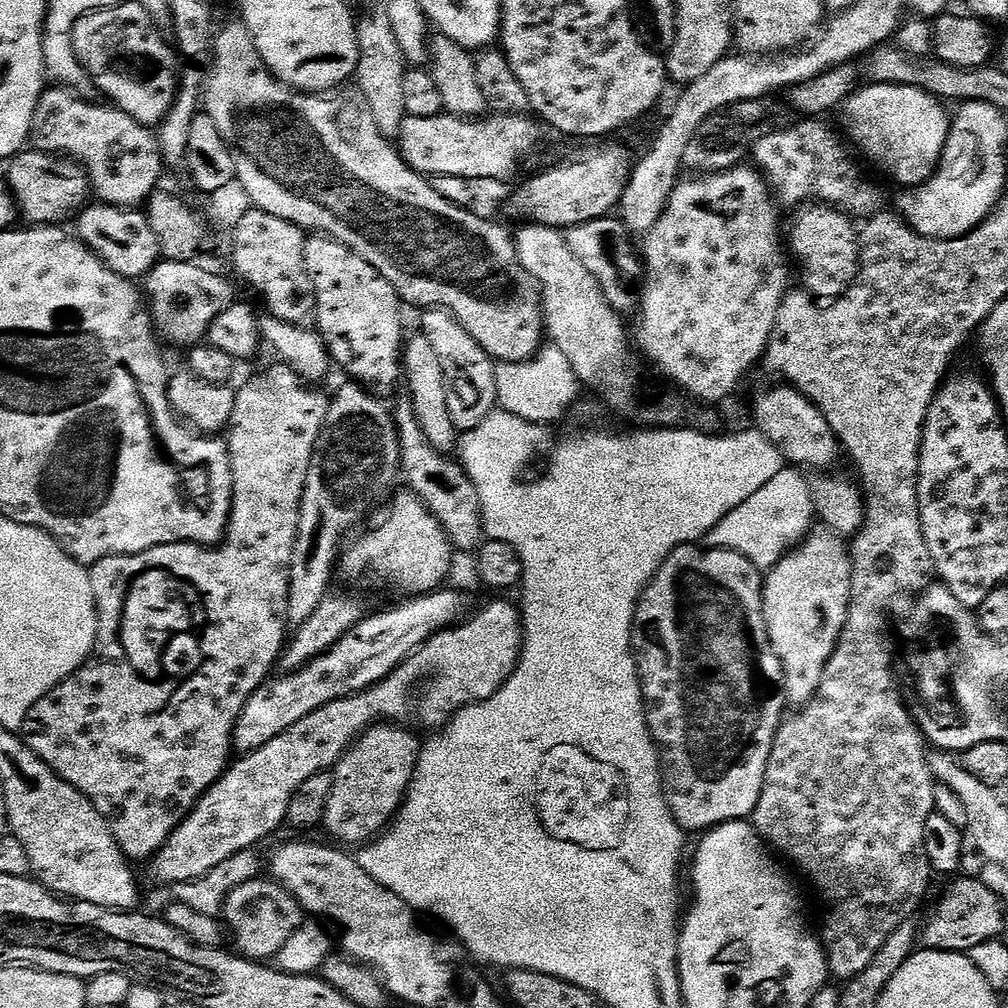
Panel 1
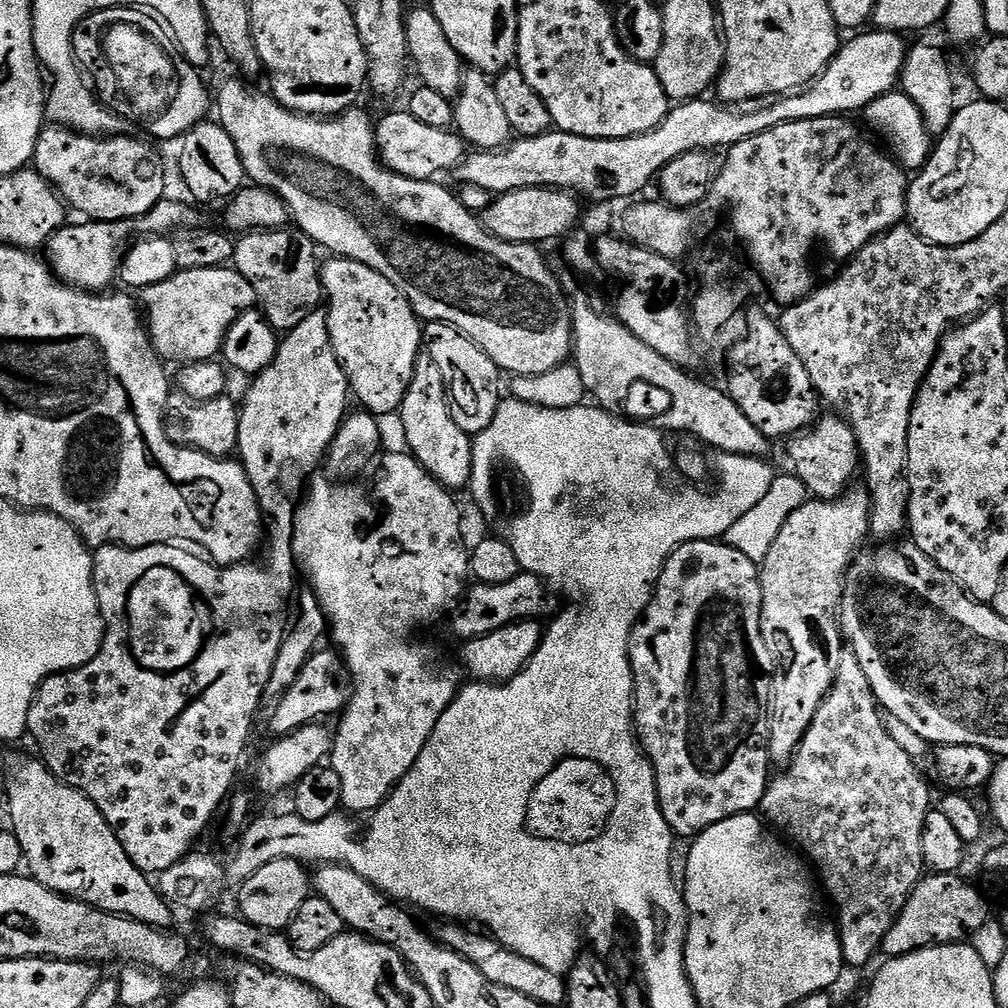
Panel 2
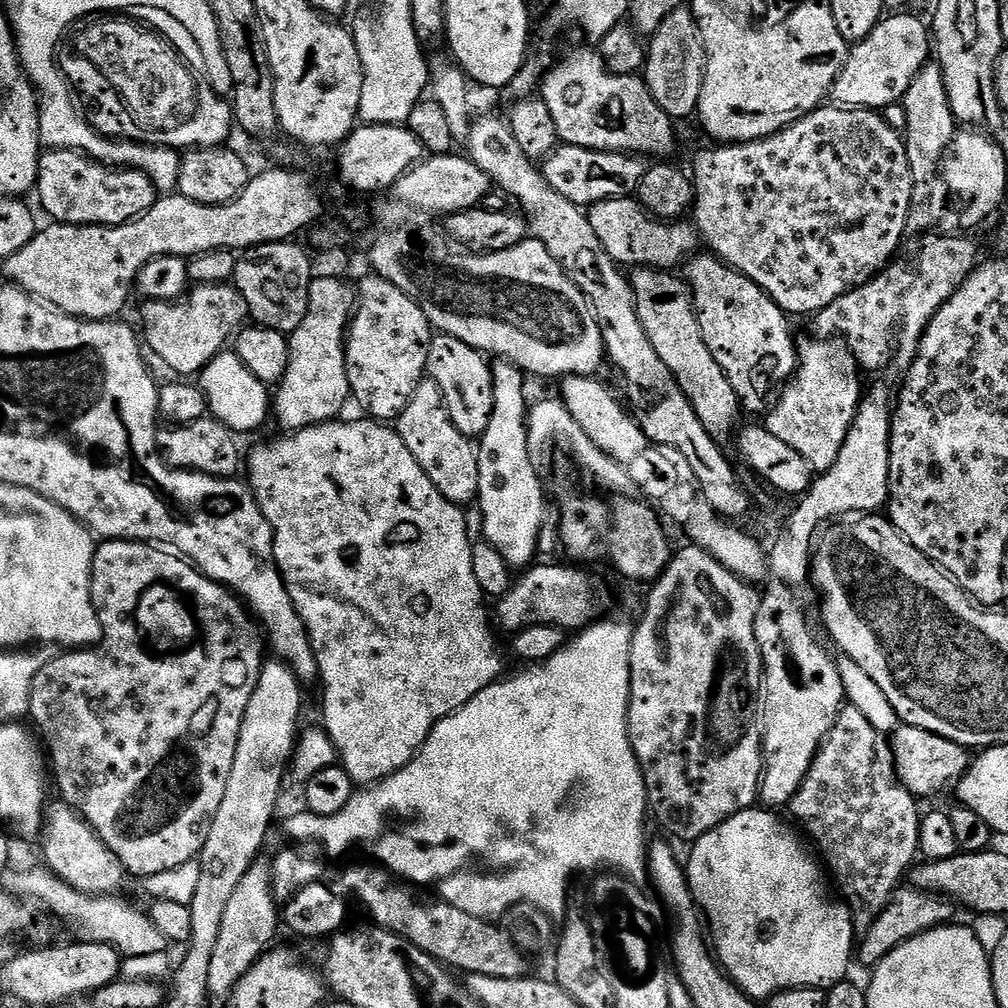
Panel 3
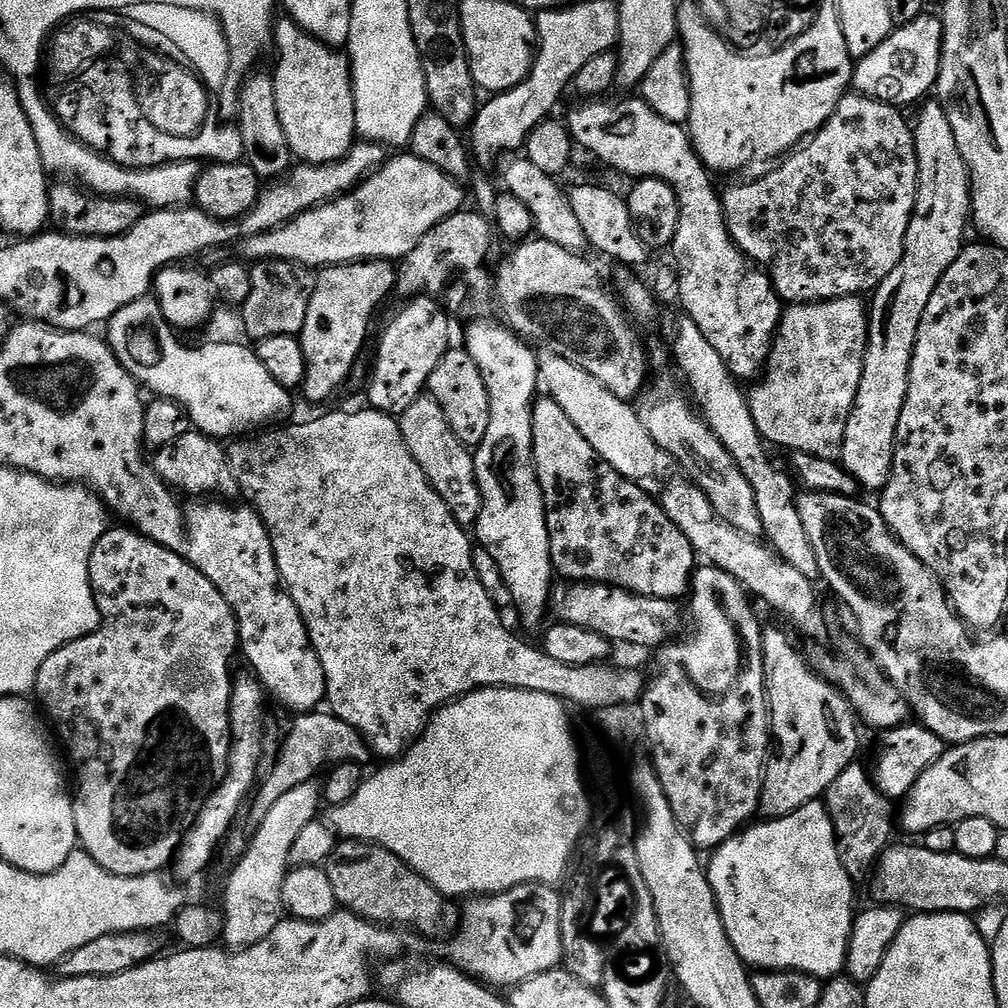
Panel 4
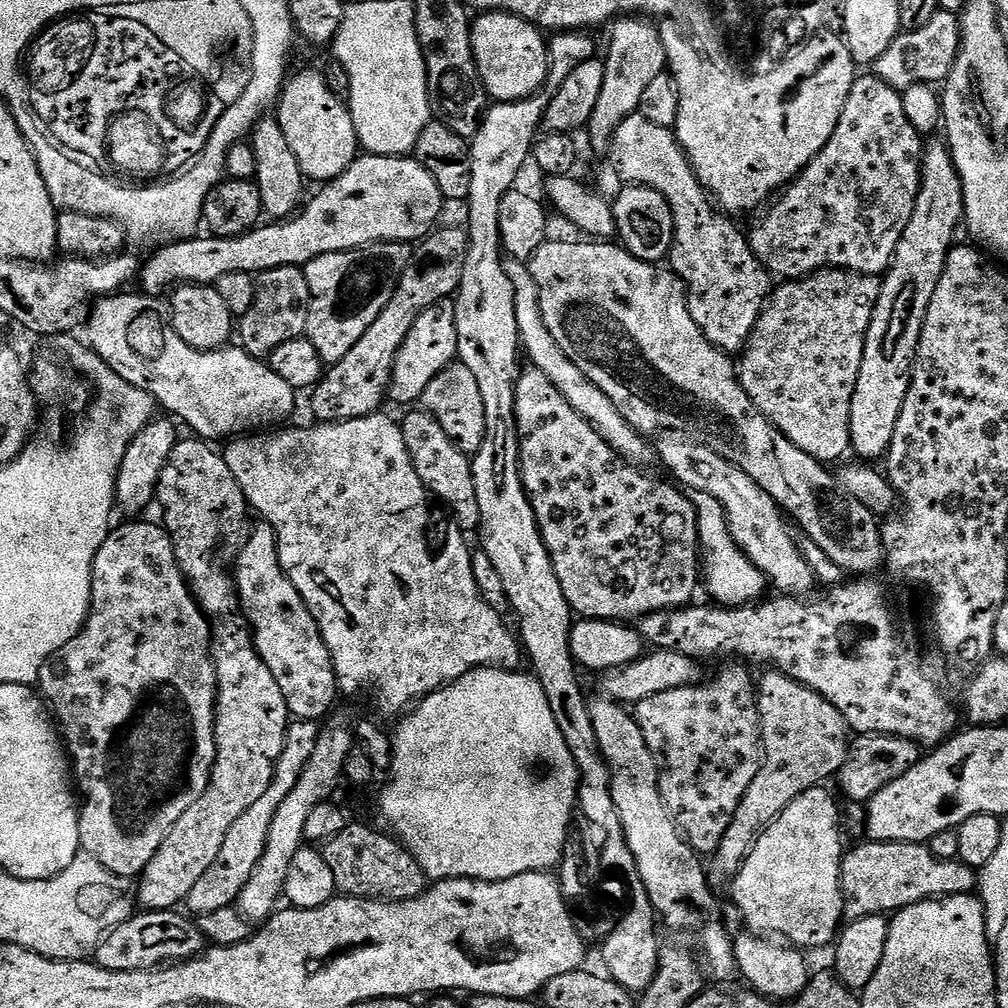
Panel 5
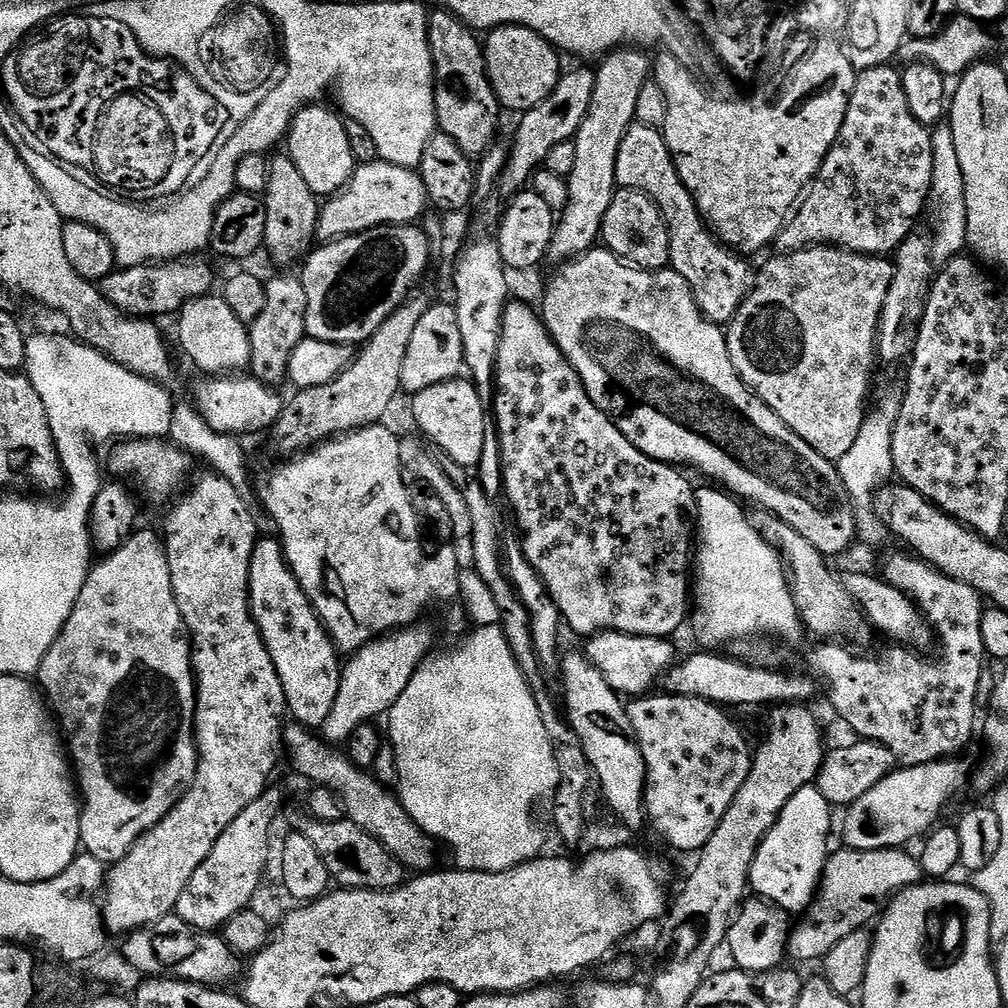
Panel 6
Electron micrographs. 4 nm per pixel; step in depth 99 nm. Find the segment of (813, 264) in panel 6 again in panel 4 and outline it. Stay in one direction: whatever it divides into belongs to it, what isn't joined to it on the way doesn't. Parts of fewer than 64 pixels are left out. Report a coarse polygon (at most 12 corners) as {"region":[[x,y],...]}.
{"region":[[860,296],[788,304],[747,393],[769,445],[836,460]]}

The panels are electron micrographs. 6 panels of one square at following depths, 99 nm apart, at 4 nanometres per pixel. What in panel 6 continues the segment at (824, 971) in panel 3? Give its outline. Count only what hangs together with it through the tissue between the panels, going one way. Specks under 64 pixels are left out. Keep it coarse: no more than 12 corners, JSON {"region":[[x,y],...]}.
{"region":[[799,788],[758,846],[748,882],[807,909],[830,855],[833,805]]}

